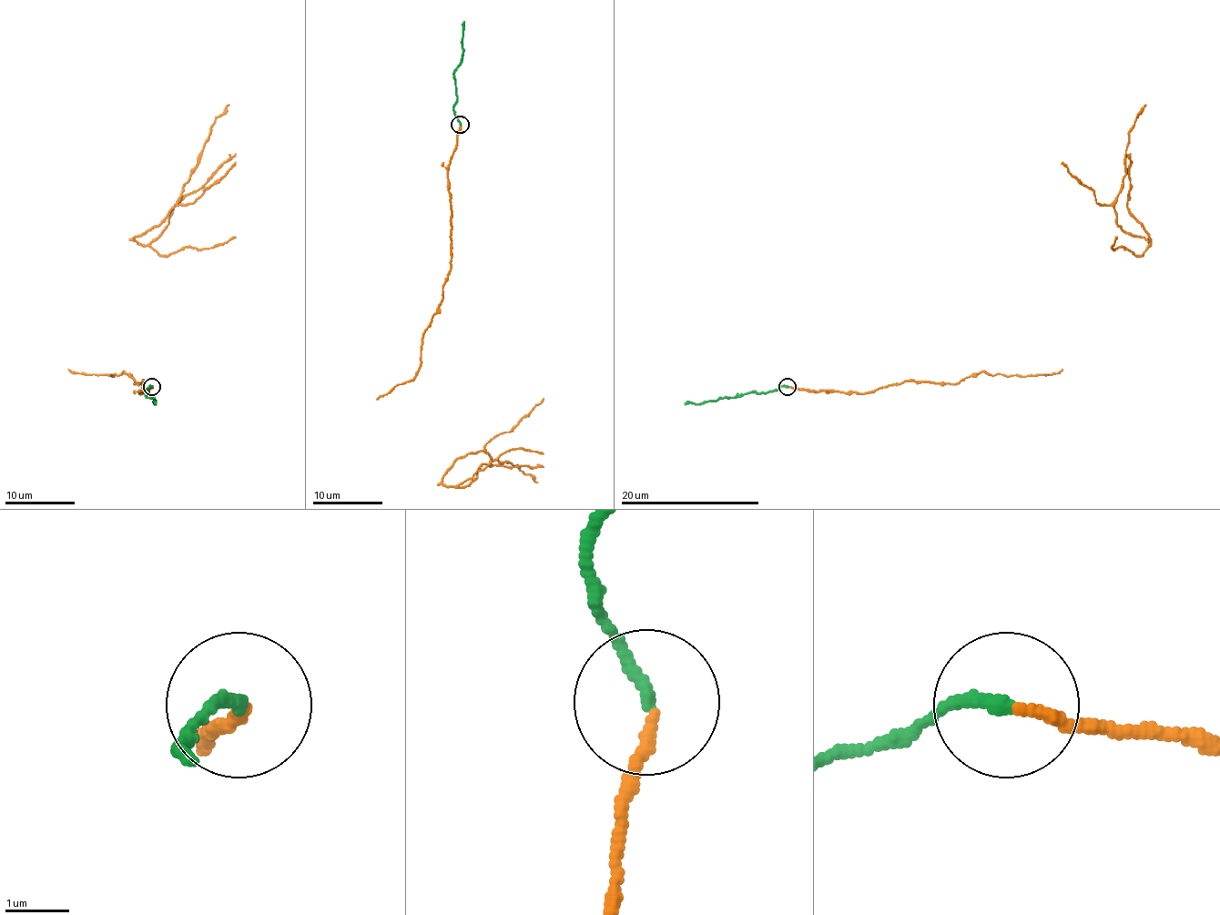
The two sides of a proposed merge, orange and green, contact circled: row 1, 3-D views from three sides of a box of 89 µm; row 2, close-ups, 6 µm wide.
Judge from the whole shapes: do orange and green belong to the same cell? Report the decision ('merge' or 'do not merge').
merge

